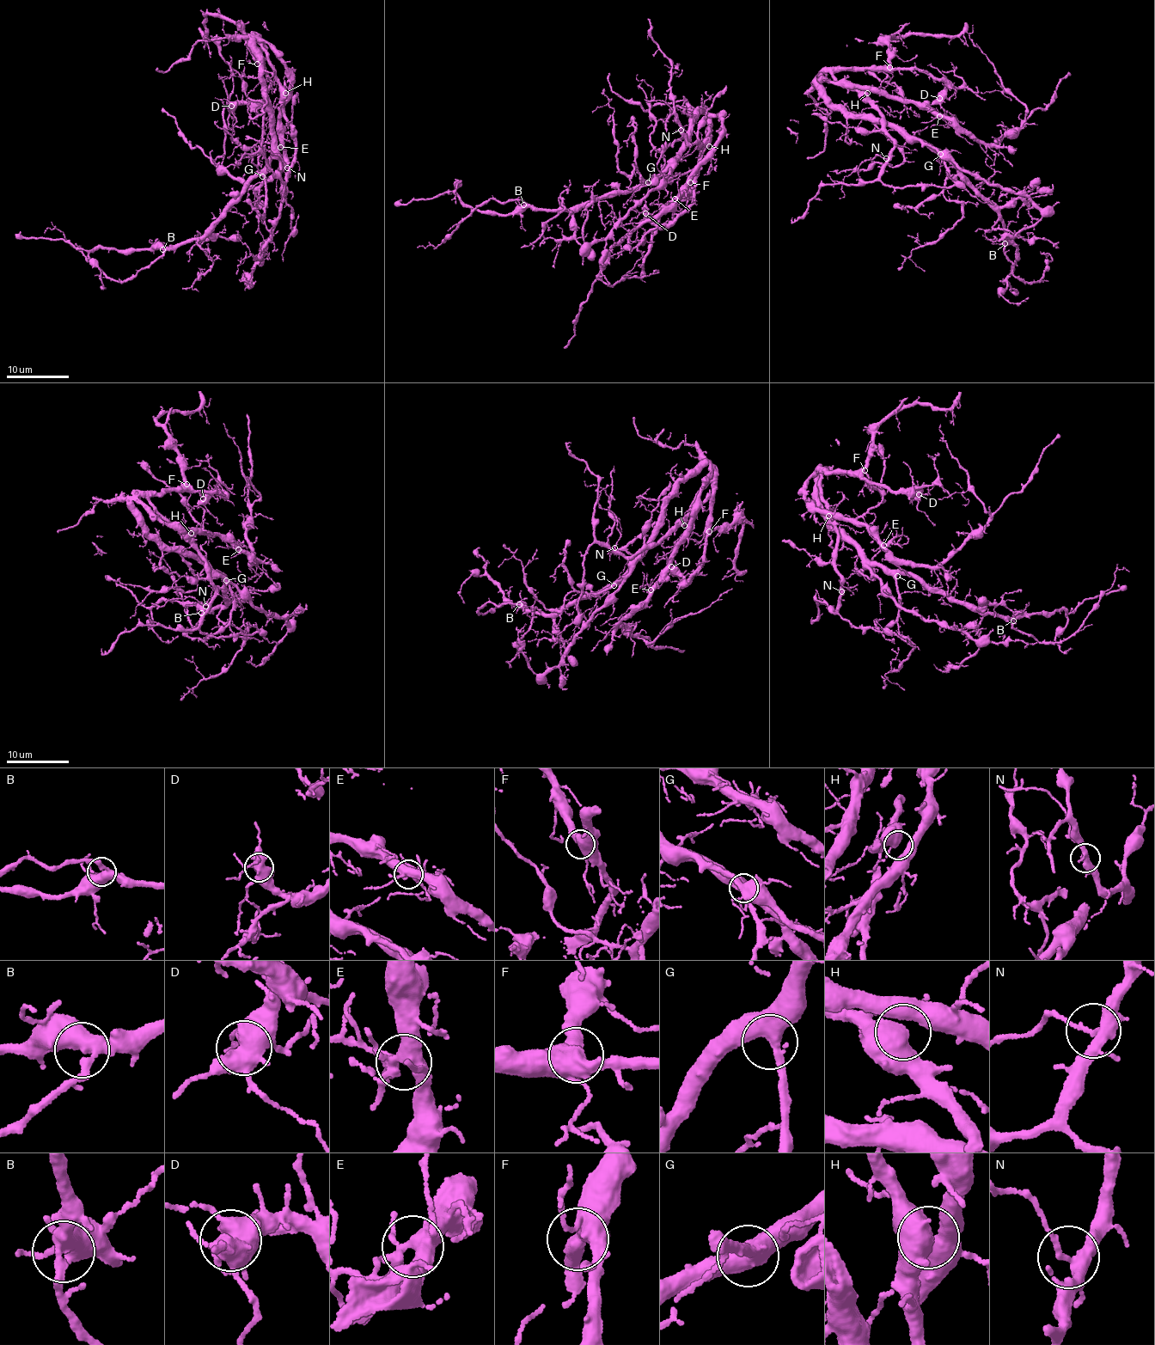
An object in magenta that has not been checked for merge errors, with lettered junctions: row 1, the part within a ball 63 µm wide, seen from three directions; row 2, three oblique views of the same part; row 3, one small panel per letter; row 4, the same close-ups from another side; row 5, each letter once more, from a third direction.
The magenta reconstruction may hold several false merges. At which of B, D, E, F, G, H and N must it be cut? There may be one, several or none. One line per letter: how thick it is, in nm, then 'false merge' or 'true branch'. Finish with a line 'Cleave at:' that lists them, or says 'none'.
B: 420 nm thick; true branch
D: 500 nm thick; true branch
E: 460 nm thick; true branch
F: 550 nm thick; true branch
G: 420 nm thick; true branch
H: 500 nm thick; true branch
N: 300 nm thick; true branch
Cleave at: none

